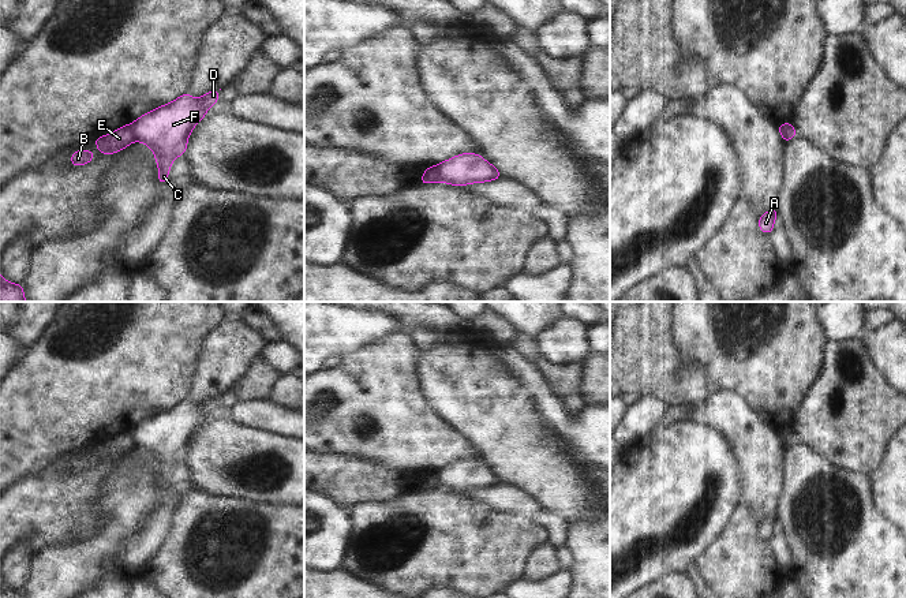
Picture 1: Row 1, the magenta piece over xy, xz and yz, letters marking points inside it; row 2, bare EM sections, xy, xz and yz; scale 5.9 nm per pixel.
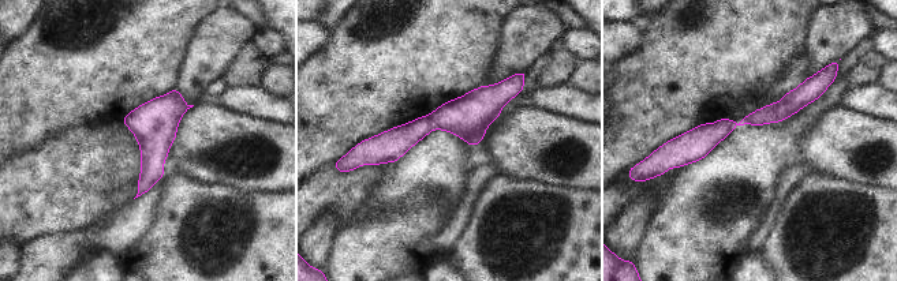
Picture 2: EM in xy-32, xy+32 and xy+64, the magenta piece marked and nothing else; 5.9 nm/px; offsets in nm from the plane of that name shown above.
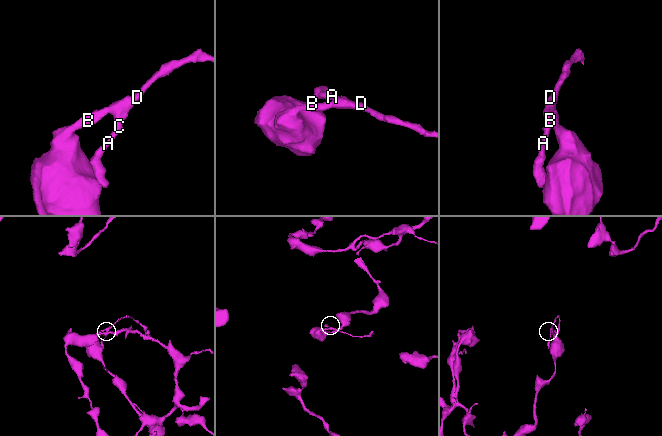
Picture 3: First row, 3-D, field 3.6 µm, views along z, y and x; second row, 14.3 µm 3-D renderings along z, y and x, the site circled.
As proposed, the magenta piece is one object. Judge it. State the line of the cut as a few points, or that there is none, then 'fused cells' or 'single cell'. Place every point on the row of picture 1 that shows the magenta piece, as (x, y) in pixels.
cut xy (128, 124), (135, 139); fused cells

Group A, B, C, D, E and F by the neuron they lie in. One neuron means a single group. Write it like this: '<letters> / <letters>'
A C D F / B E

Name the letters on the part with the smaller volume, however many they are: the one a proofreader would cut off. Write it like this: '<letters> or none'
A, C, D, F

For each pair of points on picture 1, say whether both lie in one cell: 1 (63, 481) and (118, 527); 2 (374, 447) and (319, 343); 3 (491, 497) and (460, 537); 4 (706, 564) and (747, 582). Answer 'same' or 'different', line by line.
1: different
2: different
3: different
4: same

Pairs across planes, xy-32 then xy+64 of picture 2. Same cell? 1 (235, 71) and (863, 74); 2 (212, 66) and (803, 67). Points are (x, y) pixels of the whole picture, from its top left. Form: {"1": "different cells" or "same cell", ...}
{"1": "same cell", "2": "different cells"}

